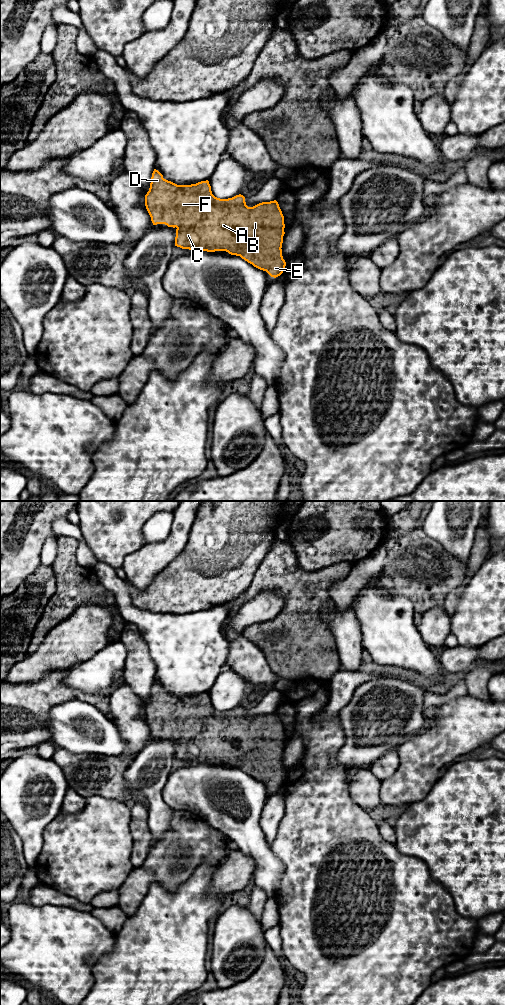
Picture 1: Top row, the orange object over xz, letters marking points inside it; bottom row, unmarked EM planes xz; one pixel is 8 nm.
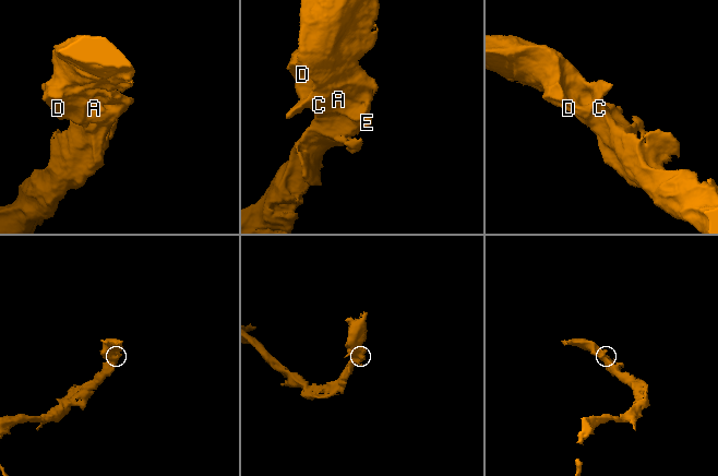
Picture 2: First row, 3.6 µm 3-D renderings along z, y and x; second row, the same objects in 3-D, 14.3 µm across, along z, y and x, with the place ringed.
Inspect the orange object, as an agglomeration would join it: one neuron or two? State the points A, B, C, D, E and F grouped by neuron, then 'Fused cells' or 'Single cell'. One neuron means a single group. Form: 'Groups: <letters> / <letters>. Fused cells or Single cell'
Groups: A B C D E F. Single cell

